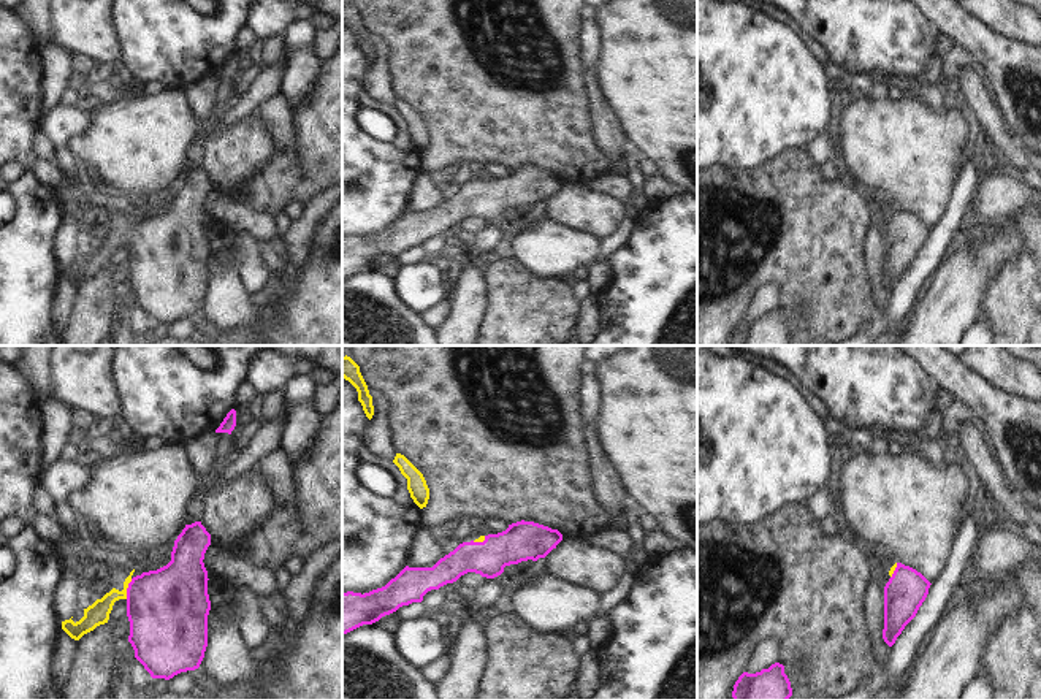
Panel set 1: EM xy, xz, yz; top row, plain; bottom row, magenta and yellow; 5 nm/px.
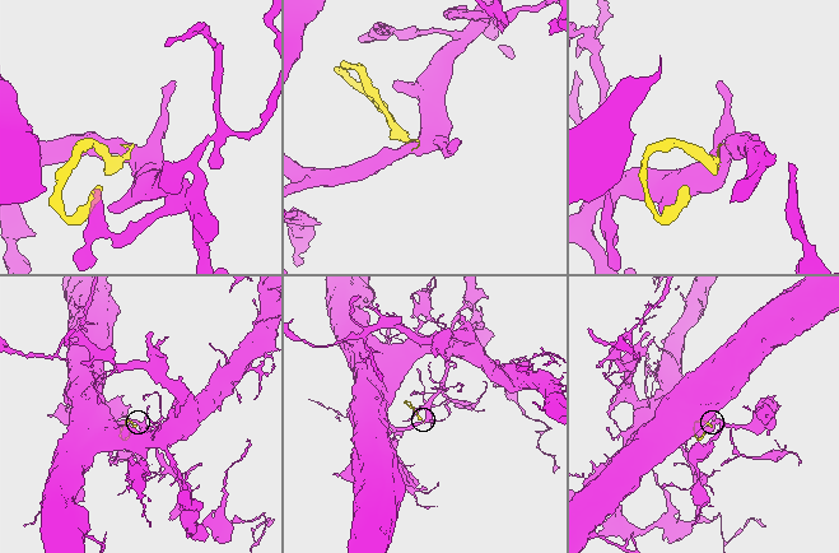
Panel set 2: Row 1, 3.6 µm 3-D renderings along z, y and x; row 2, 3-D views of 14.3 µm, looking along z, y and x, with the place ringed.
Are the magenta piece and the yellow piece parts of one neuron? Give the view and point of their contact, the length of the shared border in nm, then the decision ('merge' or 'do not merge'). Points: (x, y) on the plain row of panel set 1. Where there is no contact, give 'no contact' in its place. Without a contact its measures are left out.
xy (127, 233) | 110 nm | merge

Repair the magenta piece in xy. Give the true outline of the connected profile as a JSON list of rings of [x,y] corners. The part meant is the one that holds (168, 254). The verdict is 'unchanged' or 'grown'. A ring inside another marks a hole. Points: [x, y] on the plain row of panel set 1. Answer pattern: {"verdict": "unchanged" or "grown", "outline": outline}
{"verdict": "grown", "outline": [[[201,166],[185,170],[166,211],[136,222],[133,214],[122,236],[112,233],[84,254],[79,266],[62,266],[62,274],[79,285],[108,268],[114,247],[125,244],[128,287],[152,323],[170,325],[198,314],[208,292],[211,246],[203,204],[209,190],[211,179]]]}

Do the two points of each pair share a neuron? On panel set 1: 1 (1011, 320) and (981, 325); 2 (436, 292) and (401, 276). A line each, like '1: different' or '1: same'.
1: different
2: same

